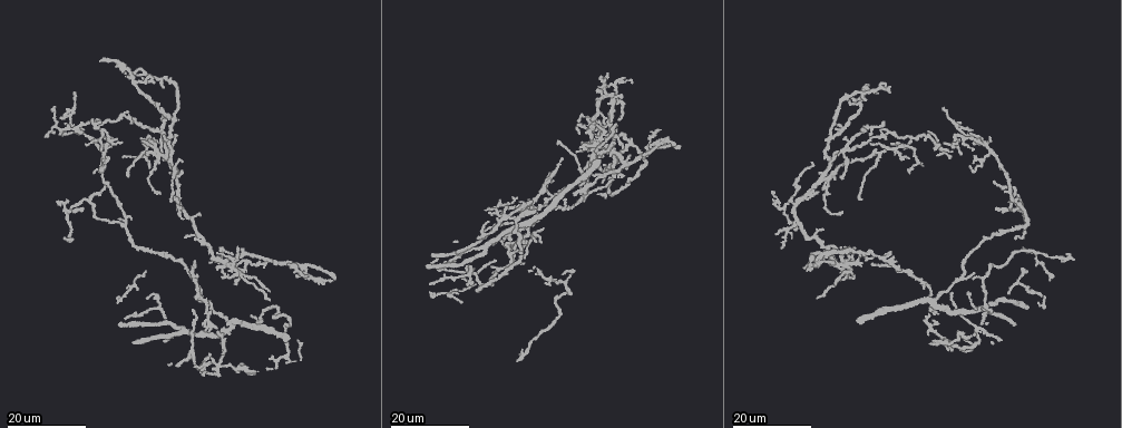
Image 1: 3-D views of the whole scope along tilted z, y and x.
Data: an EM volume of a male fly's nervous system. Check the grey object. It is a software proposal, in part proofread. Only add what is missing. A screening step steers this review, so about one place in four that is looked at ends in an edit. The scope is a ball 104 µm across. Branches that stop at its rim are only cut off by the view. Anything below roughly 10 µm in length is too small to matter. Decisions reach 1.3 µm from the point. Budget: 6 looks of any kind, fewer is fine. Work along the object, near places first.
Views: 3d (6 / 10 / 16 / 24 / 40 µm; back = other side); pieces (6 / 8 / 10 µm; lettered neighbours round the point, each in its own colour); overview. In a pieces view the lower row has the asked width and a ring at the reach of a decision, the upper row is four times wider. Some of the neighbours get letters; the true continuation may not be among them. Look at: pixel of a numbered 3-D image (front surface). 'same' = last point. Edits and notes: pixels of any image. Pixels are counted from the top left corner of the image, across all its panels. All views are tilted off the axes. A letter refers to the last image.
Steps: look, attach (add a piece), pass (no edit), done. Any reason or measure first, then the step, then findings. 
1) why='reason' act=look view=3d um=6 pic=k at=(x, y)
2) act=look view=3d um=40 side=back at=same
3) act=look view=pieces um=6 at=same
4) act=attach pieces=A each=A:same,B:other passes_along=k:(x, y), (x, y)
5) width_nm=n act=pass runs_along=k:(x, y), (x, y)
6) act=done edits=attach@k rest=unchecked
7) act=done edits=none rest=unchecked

why='an open end' act=look view=3d um=24 pic=1 at=(497, 259)

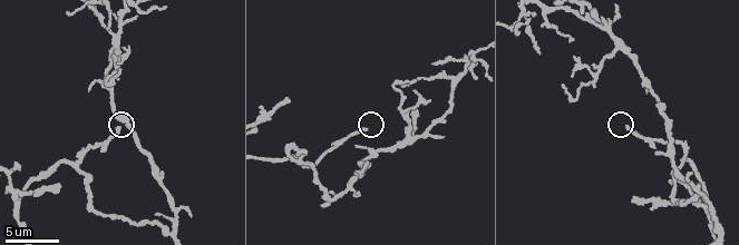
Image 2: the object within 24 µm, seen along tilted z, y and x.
act=look view=pieces um=6 pic=2 at=(117, 126)

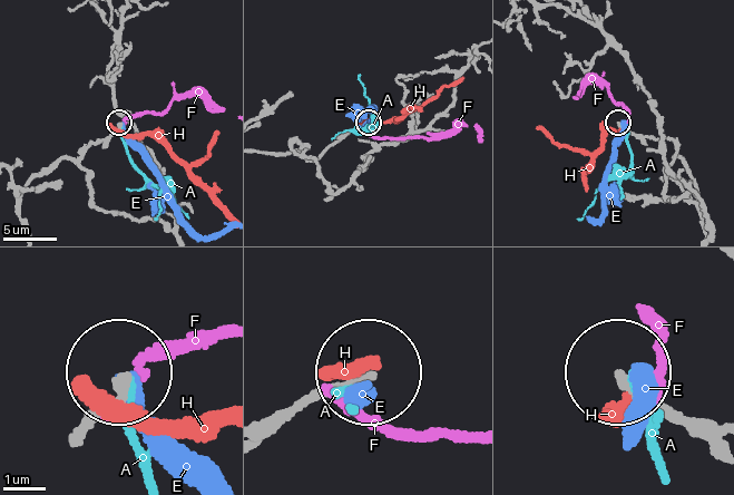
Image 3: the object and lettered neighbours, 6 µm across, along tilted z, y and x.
width_nm=220 act=pass each=A:other,E:other,F:other,H:other runs_along=3:(677, 196), (666, 191), (672, 141), (618, 123) found='none of them fits'

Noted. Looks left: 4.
why='branch stops here' act=look view=3d um=10 pic=2 at=(600, 16)

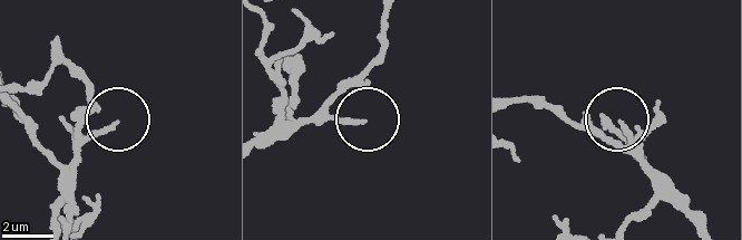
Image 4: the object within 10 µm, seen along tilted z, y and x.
act=look view=pieces um=8 pic=4 at=(114, 124)

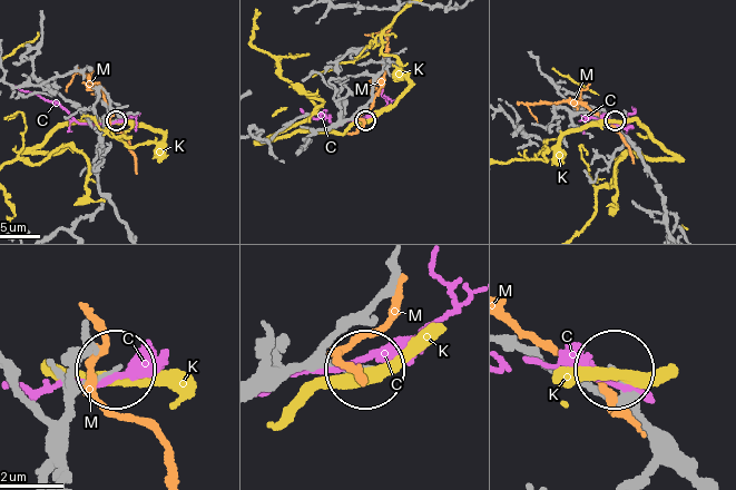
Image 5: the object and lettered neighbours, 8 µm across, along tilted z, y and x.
act=pass each=C:other,K:other,M:other found='none of them fits'

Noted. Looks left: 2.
why='an open end' act=look view=3d um=16 pic=1 at=(151, 165)

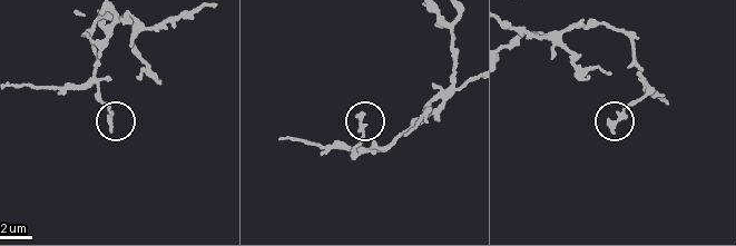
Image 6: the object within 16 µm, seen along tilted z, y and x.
act=look view=pieces um=10 pic=6 at=(358, 114)

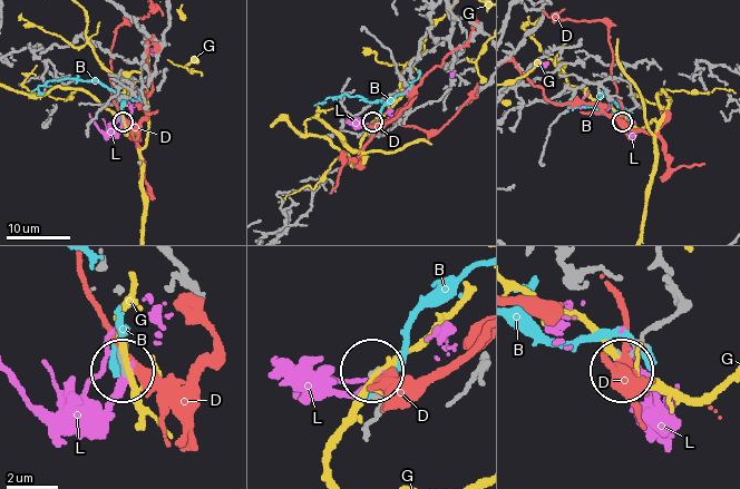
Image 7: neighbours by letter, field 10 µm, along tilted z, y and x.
act=pass each=B:other,D:other,G:other,L:other found='no lettered piece goes on from it'

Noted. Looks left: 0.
act=done edits=none rest=unchecked

